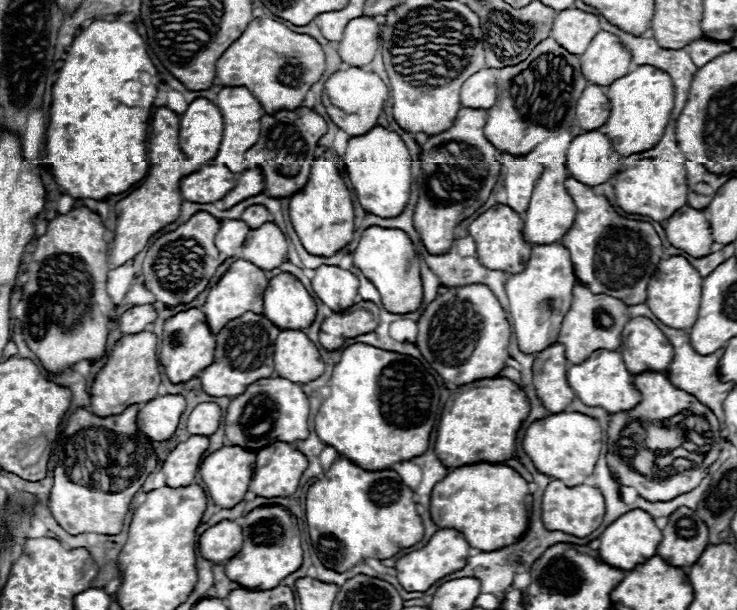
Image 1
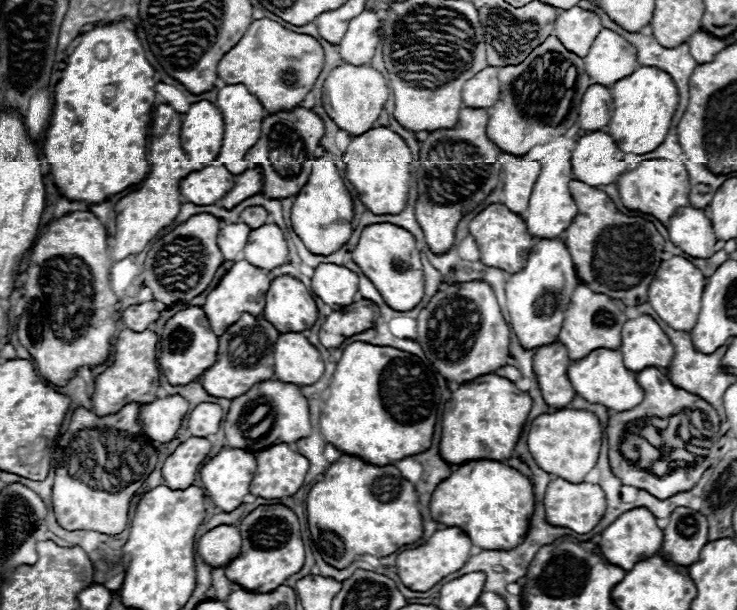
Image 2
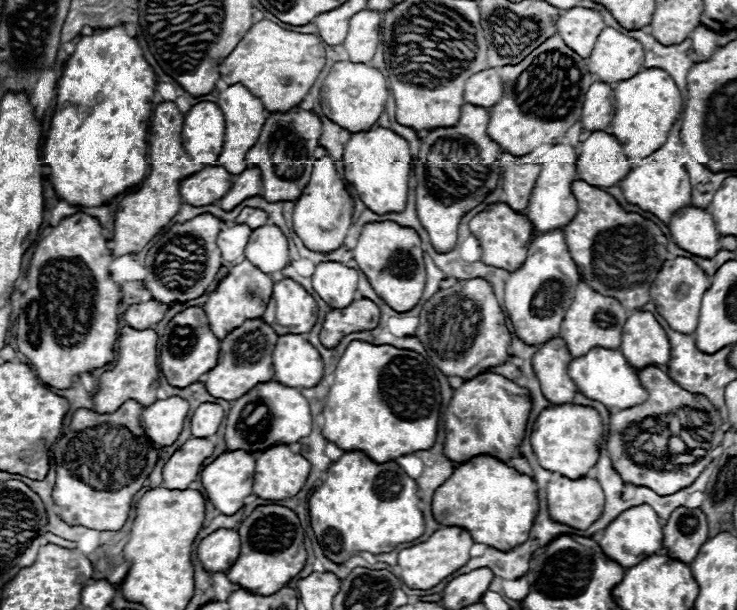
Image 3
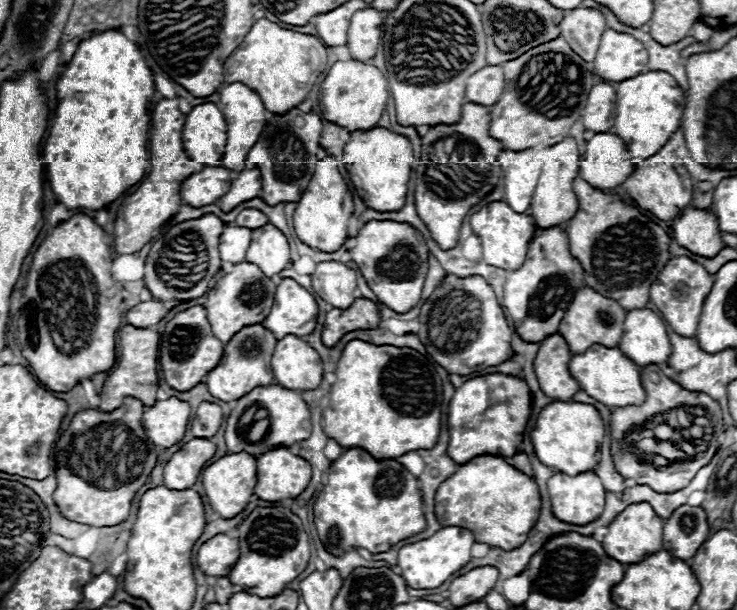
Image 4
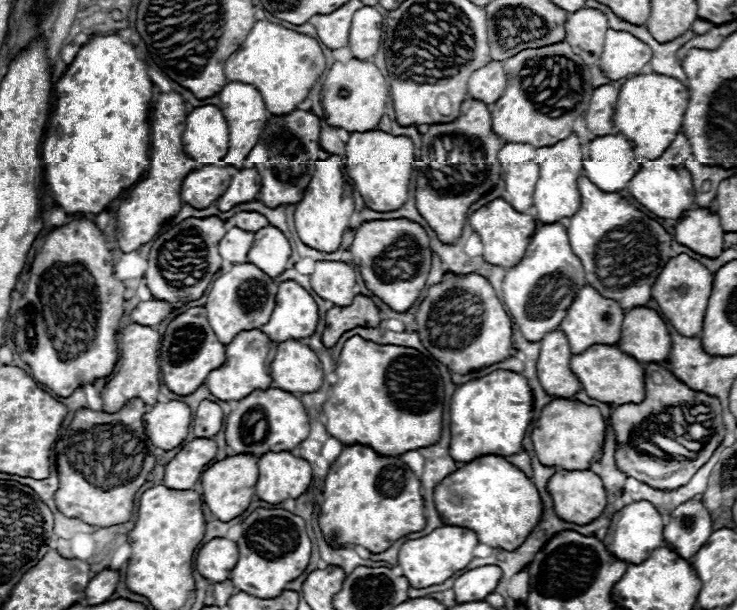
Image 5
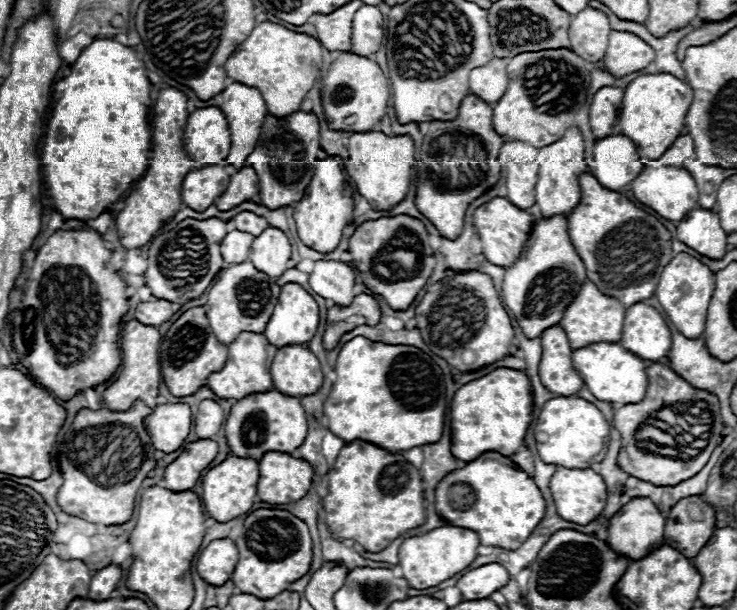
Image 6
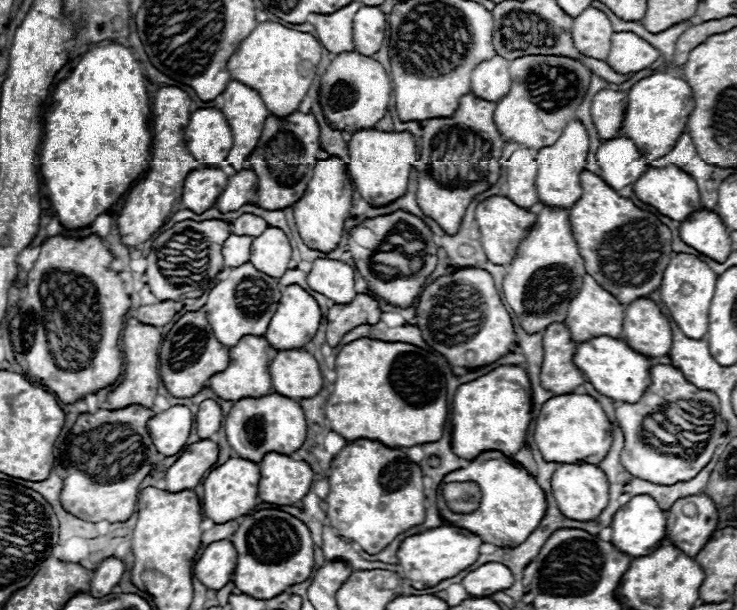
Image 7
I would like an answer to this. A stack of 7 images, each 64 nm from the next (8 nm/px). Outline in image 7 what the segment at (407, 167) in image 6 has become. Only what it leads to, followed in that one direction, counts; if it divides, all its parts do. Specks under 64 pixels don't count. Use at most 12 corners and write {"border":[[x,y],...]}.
{"border":[[358,130],[347,173],[370,206],[406,192],[410,132]]}

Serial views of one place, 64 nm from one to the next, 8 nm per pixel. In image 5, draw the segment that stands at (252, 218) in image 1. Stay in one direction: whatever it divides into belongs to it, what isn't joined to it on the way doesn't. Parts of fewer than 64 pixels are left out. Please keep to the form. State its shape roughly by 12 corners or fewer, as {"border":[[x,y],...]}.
{"border":[[238,212],[226,228],[258,232],[268,220],[258,212]]}

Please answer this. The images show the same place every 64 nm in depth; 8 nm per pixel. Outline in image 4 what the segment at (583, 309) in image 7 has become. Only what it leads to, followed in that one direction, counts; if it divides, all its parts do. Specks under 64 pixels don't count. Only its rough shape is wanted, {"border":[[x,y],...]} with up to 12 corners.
{"border":[[590,286],[560,322],[572,354],[618,346],[626,310]]}

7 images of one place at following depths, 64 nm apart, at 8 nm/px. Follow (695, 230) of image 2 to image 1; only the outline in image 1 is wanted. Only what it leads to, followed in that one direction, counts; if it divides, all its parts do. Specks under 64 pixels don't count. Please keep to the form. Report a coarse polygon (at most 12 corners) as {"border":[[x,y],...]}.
{"border":[[682,206],[666,220],[670,244],[702,258],[712,230],[702,210]]}

